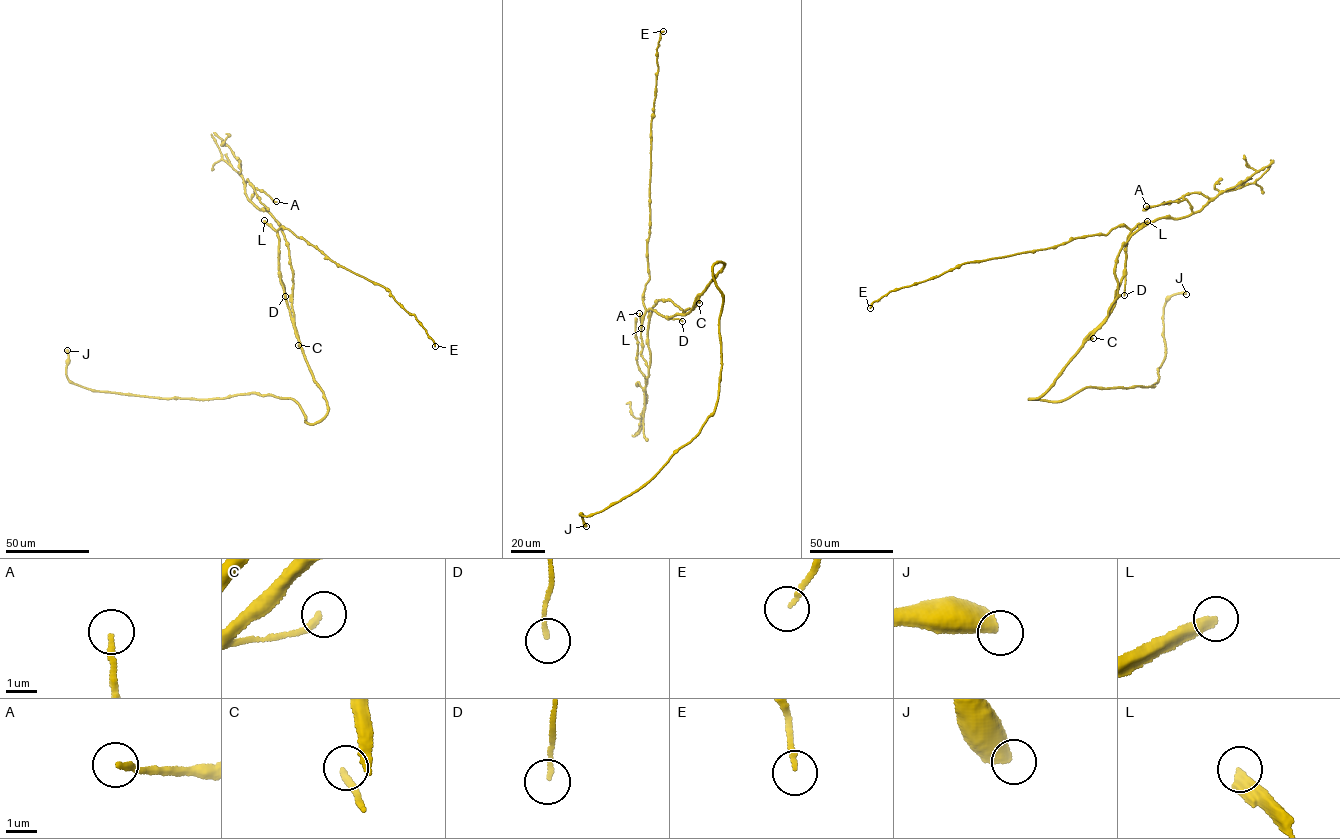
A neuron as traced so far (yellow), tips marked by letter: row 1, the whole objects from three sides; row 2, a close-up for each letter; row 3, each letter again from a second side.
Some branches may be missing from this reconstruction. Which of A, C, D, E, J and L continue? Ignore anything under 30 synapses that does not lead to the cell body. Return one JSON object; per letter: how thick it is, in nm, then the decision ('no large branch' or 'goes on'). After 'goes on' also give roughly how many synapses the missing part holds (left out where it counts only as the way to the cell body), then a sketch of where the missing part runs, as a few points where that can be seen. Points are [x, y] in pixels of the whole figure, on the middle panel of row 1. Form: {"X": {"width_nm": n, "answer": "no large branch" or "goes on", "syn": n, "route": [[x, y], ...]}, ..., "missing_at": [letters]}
{"A": {"width_nm": 190, "answer": "no large branch"}, "C": {"width_nm": 240, "answer": "no large branch"}, "D": {"width_nm": 140, "answer": "no large branch"}, "E": {"width_nm": 150, "answer": "no large branch"}, "J": {"width_nm": 550, "answer": "no large branch"}, "L": {"width_nm": 360, "answer": "goes on", "syn": 300, "route": [[641, 328], [637, 381], [618, 409], [616, 420], [593, 432], [578, 474], [580, 510], [587, 519], [623, 544]]}, "missing_at": ["L"]}

